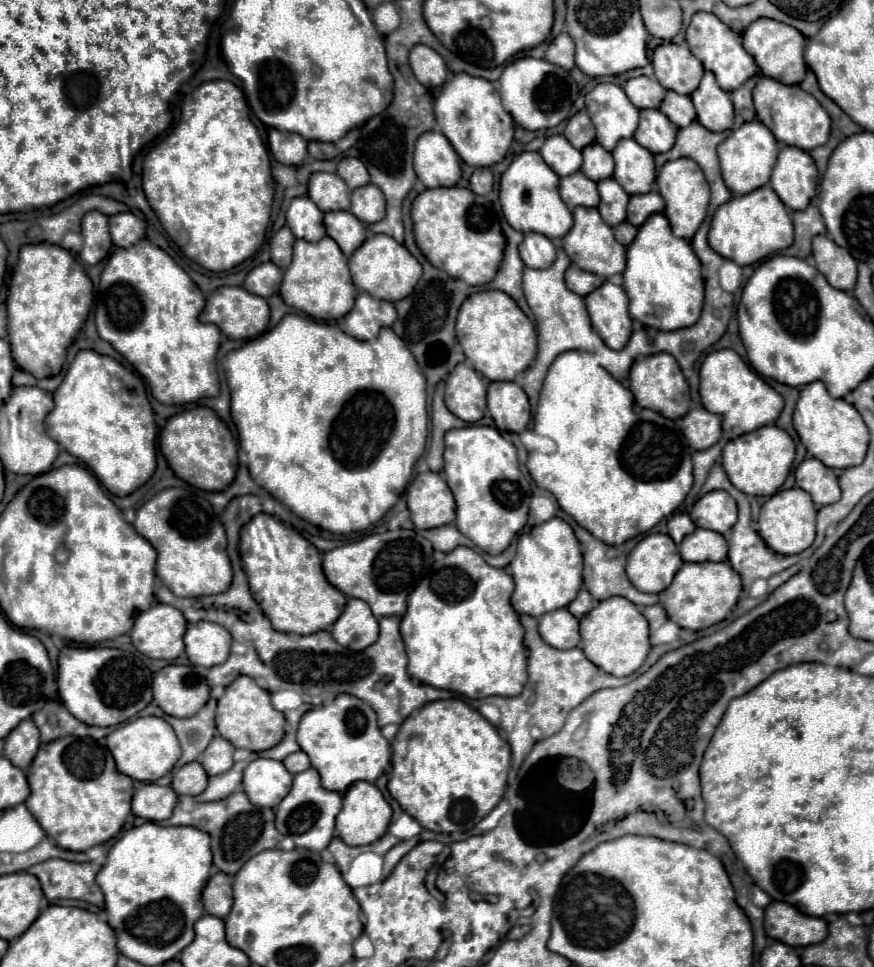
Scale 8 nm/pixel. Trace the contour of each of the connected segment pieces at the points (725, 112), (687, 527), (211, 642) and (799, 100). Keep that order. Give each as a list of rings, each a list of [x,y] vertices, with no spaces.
[[[706,72],[700,86],[690,94],[698,122],[712,132],[722,132],[732,128],[734,122],[734,106],[730,100],[730,94],[722,90],[714,78],[712,72]]]
[[[674,514],[674,516],[668,518],[668,534],[672,536],[672,540],[676,544],[680,544],[682,538],[688,536],[690,532],[694,532],[694,530],[696,530],[696,526],[690,520],[688,514]]]
[[[198,622],[198,624],[188,624],[188,630],[184,634],[184,644],[188,660],[194,666],[210,668],[224,664],[228,660],[232,636],[220,624]]]
[[[762,76],[754,88],[754,106],[756,116],[770,132],[774,132],[776,140],[788,146],[796,146],[802,150],[812,150],[816,146],[826,144],[830,136],[830,116],[828,112],[810,96],[808,92],[802,92],[800,86],[786,86],[774,78]]]

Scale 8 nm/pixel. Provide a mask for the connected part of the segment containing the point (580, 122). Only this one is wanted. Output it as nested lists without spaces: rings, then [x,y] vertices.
[[[586,110],[576,112],[568,120],[566,130],[564,130],[564,136],[578,150],[582,150],[586,144],[592,144],[594,142],[594,124],[590,122],[590,116],[588,116]]]

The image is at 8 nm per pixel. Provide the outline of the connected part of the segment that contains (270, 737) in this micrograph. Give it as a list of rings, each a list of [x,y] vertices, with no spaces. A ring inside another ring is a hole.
[[[238,676],[230,686],[226,686],[224,696],[218,700],[216,710],[218,734],[236,748],[262,752],[276,746],[284,736],[284,722],[286,722],[284,714],[278,712],[270,702],[270,692],[260,688],[250,676]]]

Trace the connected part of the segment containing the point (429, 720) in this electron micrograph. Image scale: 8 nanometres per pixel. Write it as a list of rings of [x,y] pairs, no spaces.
[[[460,698],[436,700],[422,706],[416,714],[408,716],[392,742],[392,772],[388,792],[404,812],[420,822],[422,828],[432,832],[464,832],[472,830],[486,814],[490,814],[502,800],[510,768],[510,744],[500,736],[478,710],[472,710]]]

